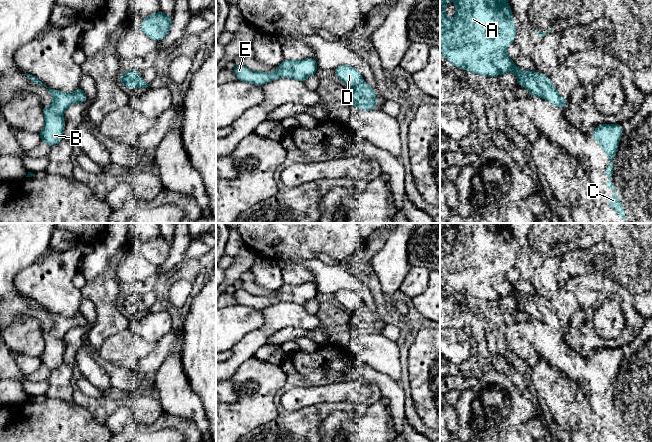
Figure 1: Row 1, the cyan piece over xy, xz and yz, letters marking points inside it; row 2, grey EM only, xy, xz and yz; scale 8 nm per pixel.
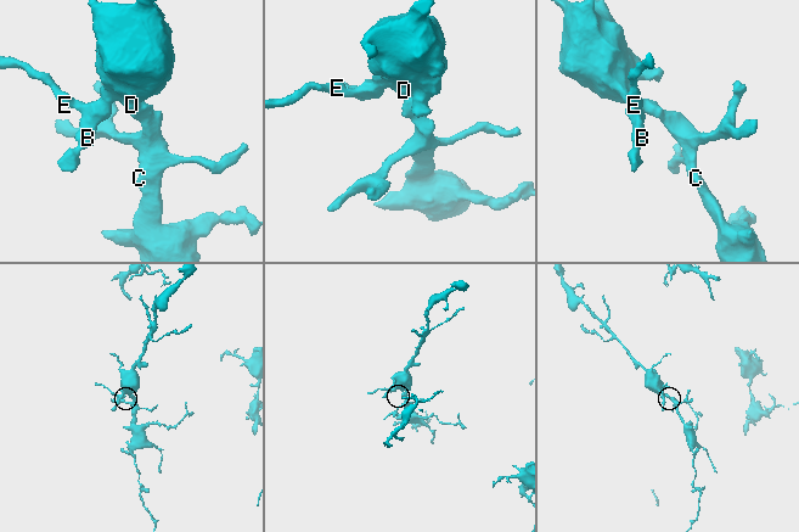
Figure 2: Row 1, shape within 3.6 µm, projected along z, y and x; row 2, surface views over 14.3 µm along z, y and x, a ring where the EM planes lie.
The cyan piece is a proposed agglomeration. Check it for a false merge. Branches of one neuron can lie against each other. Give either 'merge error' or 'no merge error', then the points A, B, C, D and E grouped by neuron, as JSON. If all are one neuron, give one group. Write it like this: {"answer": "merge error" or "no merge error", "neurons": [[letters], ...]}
{"answer": "no merge error", "neurons": [["A", "B", "C", "D", "E"]]}

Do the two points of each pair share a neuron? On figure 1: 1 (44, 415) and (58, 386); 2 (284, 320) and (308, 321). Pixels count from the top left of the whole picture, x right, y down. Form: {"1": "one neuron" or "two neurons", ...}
{"1": "two neurons", "2": "one neuron"}

